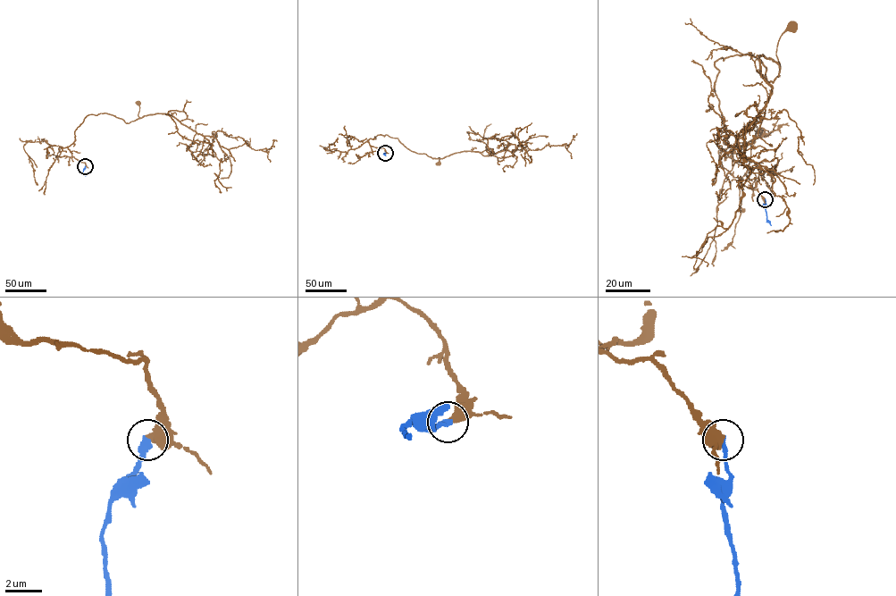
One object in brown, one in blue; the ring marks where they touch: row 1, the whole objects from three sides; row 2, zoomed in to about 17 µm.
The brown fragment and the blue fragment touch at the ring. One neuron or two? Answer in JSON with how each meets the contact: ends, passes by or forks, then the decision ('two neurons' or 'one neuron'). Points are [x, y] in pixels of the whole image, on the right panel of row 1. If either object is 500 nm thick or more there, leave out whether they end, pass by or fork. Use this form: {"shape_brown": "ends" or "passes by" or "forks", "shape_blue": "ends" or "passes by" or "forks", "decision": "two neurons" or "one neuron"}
{"shape_brown": "ends", "shape_blue": "ends", "decision": "one neuron"}

